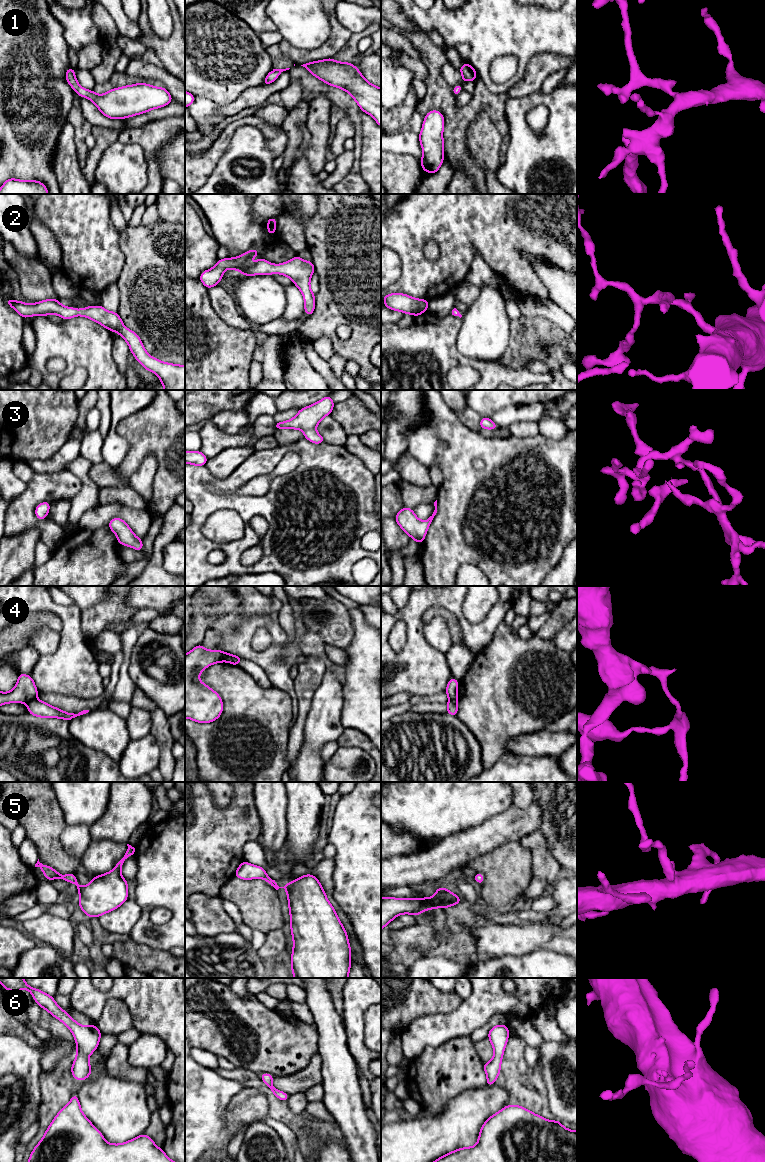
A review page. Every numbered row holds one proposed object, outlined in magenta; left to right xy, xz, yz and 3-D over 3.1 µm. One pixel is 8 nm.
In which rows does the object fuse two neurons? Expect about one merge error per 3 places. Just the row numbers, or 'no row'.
4

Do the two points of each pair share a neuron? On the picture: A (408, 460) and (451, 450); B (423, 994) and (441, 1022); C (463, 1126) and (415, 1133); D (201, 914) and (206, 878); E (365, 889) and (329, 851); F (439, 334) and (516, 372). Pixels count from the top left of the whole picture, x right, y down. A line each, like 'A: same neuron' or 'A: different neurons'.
A: different neurons
B: different neurons
C: same neuron
D: different neurons
E: different neurons
F: same neuron

